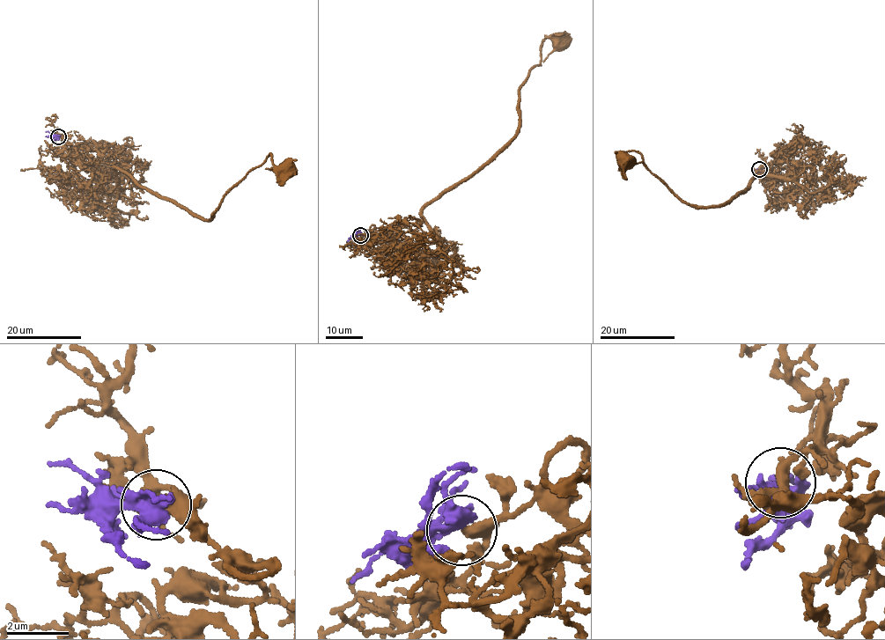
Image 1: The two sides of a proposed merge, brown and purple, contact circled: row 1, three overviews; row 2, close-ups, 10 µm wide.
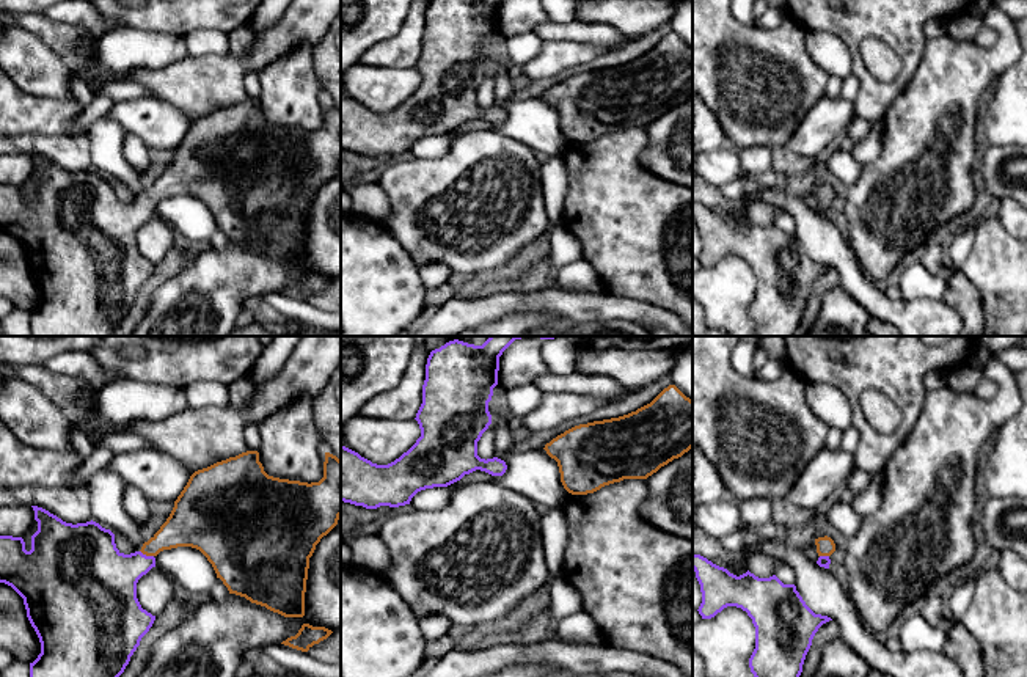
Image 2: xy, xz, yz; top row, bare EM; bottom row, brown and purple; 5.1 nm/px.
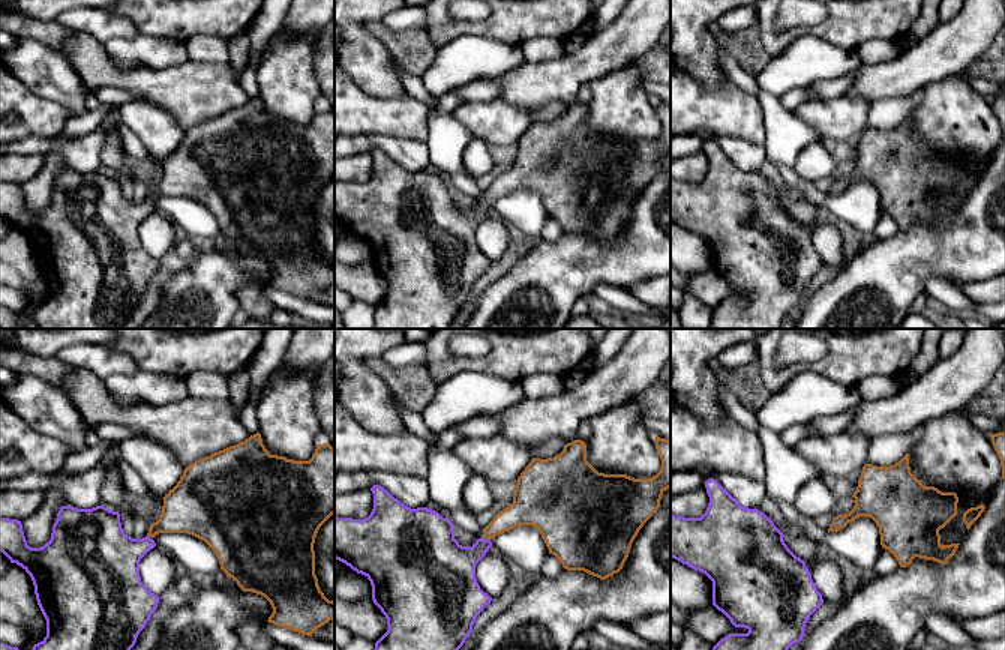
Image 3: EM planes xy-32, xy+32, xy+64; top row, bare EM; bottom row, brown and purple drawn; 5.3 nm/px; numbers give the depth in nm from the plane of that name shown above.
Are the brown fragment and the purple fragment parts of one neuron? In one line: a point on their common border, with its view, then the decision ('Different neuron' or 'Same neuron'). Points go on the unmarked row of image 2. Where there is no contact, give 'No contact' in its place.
Touches brown at xy (146, 203). Same neuron

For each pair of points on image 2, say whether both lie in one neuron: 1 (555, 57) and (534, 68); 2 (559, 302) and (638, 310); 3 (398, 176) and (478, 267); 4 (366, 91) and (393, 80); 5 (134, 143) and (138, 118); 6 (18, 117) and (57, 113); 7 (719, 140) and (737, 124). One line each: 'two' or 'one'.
1: one
2: one
3: one
4: one
5: two
6: one
7: two

